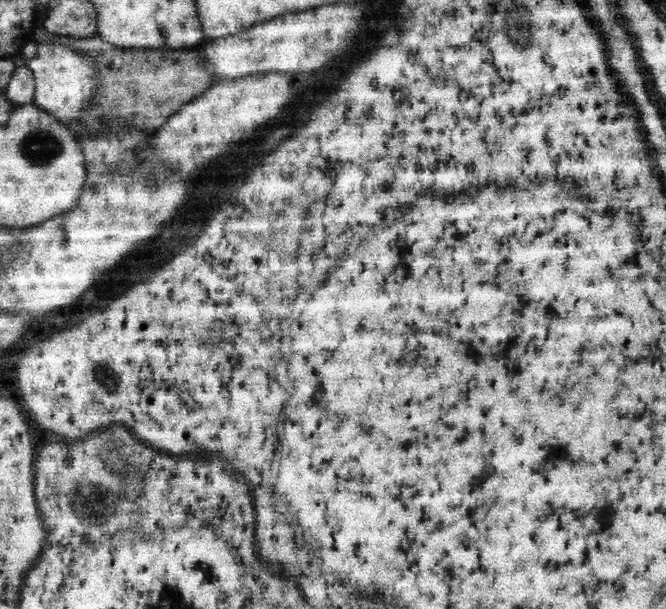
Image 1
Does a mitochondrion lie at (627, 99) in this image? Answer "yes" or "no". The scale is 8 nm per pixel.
no

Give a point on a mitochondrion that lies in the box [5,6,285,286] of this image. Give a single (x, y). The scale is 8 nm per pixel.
(40, 147)

